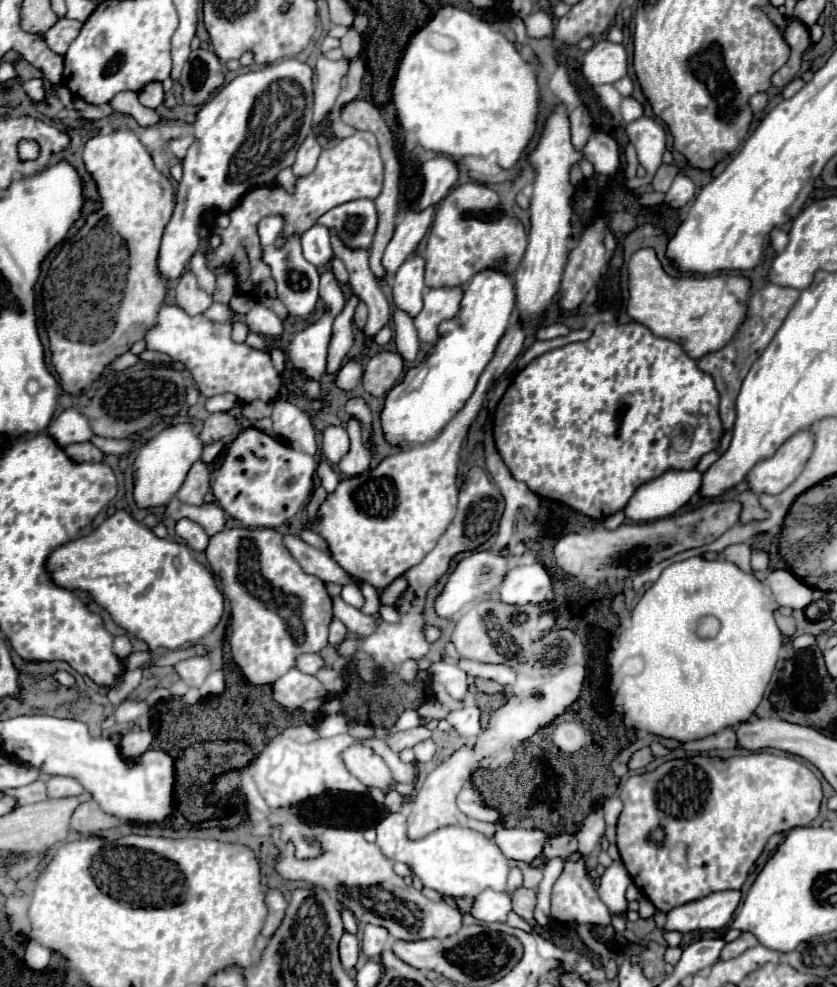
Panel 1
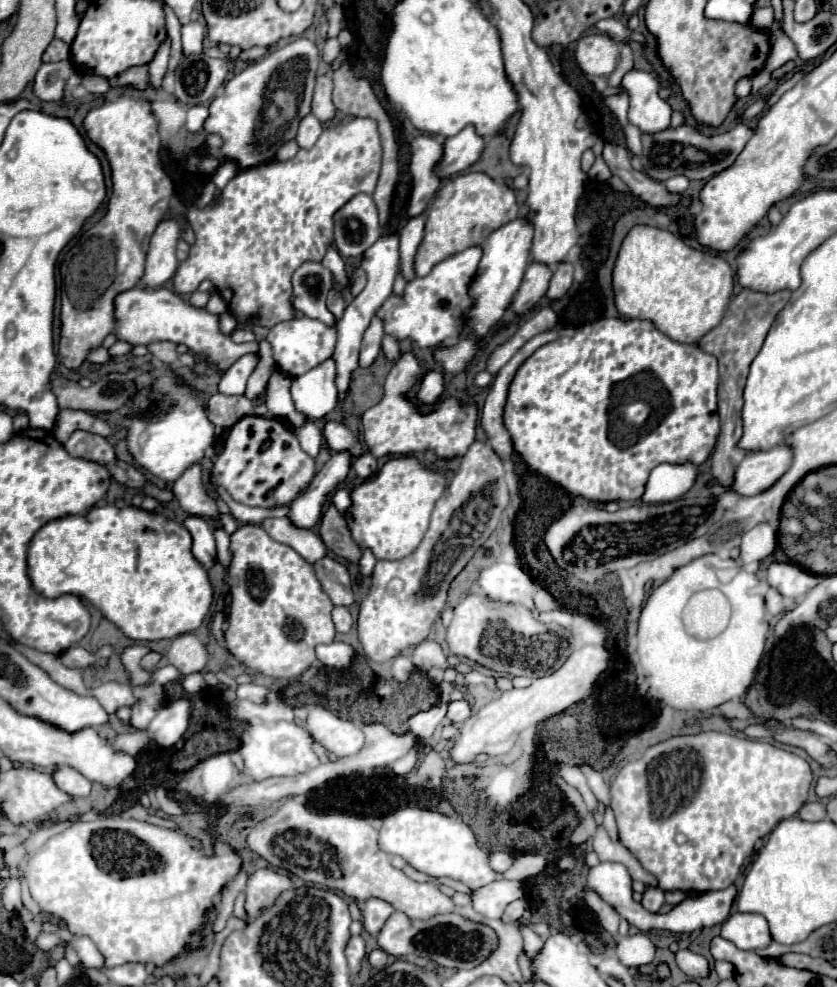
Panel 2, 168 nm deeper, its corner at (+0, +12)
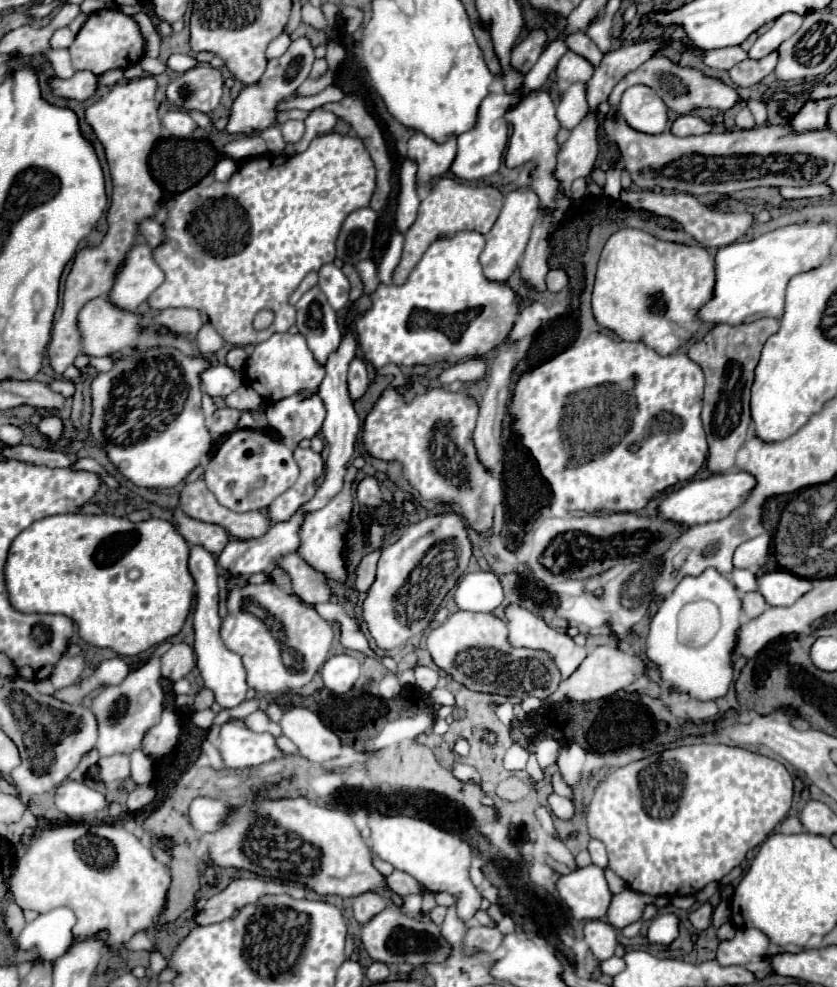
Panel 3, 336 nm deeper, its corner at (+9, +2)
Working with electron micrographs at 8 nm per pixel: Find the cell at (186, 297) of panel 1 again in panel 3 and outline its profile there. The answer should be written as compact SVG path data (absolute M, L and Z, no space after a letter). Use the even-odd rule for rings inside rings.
M145 219L145 221L139 225L139 231L143 233L145 241L147 241L153 249L157 249L159 245L163 245L163 241L165 241L165 229L163 229L163 225L157 223L155 219Z

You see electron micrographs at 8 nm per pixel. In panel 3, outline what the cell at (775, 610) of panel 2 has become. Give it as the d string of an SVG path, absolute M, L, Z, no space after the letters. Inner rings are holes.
M753 591L753 593L745 593L743 595L743 613L747 619L755 619L759 617L769 605L765 603L763 595L759 595L759 591Z

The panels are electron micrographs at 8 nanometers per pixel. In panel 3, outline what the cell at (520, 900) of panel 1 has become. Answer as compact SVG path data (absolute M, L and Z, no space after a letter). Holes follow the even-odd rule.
M471 927L465 939L465 951L495 951L503 943L503 933L497 927Z

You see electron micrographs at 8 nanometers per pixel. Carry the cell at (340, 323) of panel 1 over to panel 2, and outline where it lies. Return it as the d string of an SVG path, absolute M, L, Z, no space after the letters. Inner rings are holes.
M332 359L324 361L322 365L310 369L300 377L294 377L290 395L296 411L300 411L312 421L328 415L338 401L334 379L336 379L336 365Z

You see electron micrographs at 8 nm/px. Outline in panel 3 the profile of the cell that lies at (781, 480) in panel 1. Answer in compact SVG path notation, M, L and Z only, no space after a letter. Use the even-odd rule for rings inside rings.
M731 471L731 473L723 473L723 475L711 475L709 479L703 479L703 481L689 481L681 489L669 493L669 497L659 505L659 511L665 519L683 523L685 527L701 525L707 521L719 521L719 519L727 517L733 509L741 507L747 501L747 497L753 493L755 485L757 485L755 475L751 475L747 471Z

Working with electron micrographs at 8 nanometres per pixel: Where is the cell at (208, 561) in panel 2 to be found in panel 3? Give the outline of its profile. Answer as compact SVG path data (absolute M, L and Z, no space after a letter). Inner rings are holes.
M193 545L191 555L189 555L189 571L195 579L195 591L197 591L197 607L193 613L195 653L197 653L197 667L201 671L203 685L215 693L215 699L221 707L237 707L239 703L243 703L243 699L247 695L247 683L245 683L245 671L243 671L239 655L229 651L219 637L221 619L217 615L217 599L219 599L217 561L205 547Z

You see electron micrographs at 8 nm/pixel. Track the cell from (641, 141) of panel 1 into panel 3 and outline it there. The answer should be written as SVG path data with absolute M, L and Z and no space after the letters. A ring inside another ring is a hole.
M647 85L629 87L621 97L619 113L635 131L647 135L667 131L667 105Z

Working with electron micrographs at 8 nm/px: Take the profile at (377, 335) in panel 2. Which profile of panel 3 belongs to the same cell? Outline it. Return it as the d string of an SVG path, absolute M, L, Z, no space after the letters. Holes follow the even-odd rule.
M355 357L349 367L349 395L351 399L359 399L367 391L369 375L367 375L367 363L361 357Z

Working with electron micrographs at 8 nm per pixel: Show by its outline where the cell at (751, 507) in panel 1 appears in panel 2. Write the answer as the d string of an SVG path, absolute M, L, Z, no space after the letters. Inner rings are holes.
M742 289L728 305L722 321L718 327L708 331L700 341L698 347L710 355L716 355L718 359L718 371L720 371L720 383L718 383L718 417L720 417L720 435L716 449L712 453L712 475L722 485L732 483L732 475L740 461L744 459L746 451L738 447L738 441L742 437L742 405L744 405L744 381L748 377L748 369L756 353L762 349L762 343L766 339L768 329L772 327L776 315L780 309L788 303L790 291L778 291L772 295L766 293L754 293L748 289Z

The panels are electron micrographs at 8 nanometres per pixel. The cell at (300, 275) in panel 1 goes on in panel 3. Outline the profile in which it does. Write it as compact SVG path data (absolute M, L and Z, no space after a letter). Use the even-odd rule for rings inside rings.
M311 287L295 305L297 309L297 329L305 335L307 345L319 363L327 361L327 355L337 349L341 341L341 327L337 313L327 303L327 297L319 287Z

